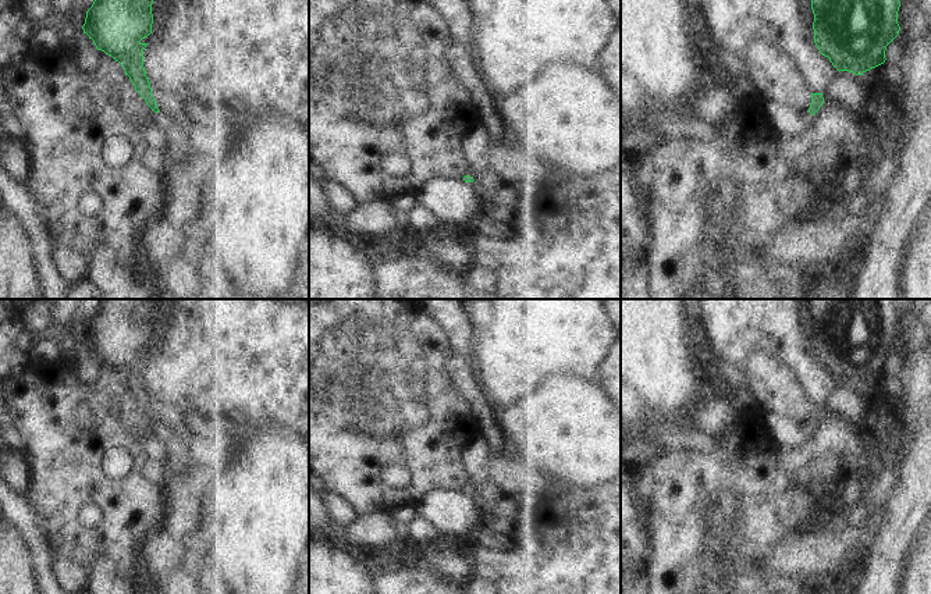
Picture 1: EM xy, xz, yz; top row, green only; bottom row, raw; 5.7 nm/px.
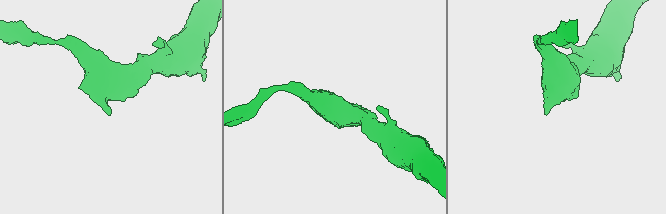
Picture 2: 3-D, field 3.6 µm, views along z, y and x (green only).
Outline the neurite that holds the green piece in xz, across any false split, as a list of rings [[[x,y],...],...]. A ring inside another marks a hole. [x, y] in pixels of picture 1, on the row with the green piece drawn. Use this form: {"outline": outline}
{"outline": [[[479,122],[459,141],[462,157],[470,167],[469,172],[463,177],[465,182],[473,182],[476,175],[487,168],[490,139],[486,127]]]}

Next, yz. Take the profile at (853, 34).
{"outline": [[[811,0],[814,43],[841,71],[863,75],[885,63],[886,46],[899,35],[899,0]]]}

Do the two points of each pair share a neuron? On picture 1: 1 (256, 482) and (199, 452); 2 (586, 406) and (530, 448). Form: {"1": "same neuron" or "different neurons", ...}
{"1": "different neurons", "2": "same neuron"}

